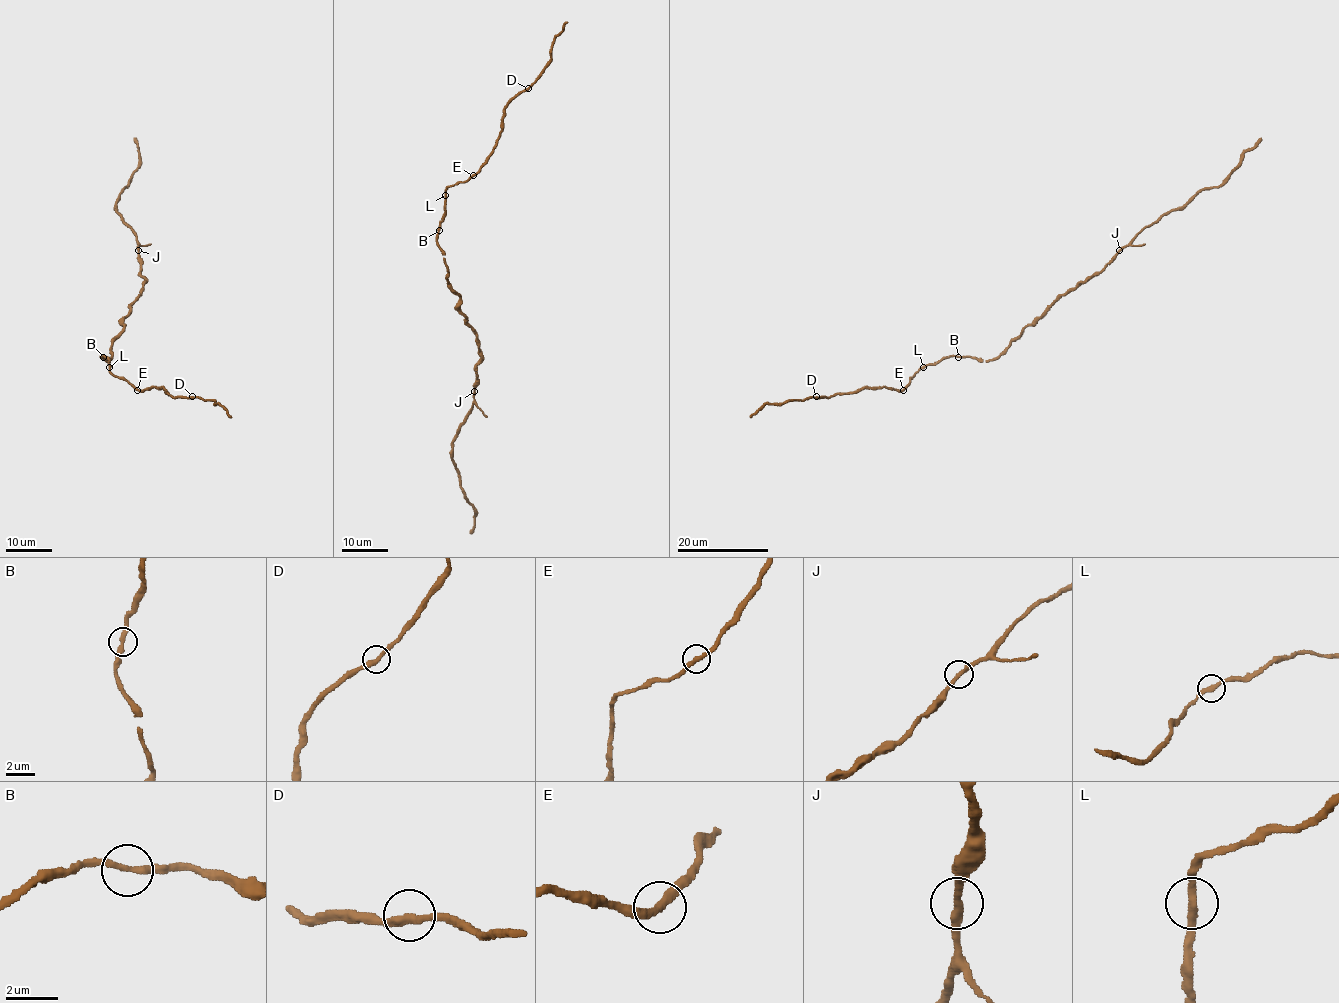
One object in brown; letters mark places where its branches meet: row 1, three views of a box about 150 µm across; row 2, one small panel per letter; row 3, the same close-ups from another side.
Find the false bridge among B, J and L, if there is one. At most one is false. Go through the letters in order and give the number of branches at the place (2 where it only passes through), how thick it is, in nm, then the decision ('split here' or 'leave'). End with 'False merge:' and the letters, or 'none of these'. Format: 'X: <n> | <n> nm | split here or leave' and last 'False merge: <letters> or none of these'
B: 2 | 280 nm | leave
J: 2 | 300 nm | leave
L: 2 | 280 nm | leave
False merge: none of these

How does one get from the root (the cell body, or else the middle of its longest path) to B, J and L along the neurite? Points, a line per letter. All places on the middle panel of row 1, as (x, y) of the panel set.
B: (450, 285), (443, 251), (437, 241), (438, 230)
J: (450, 285), (459, 296), (459, 310), (476, 334), (481, 362), (477, 365), (474, 391)
L: (450, 285), (443, 251), (437, 241), (445, 195)

